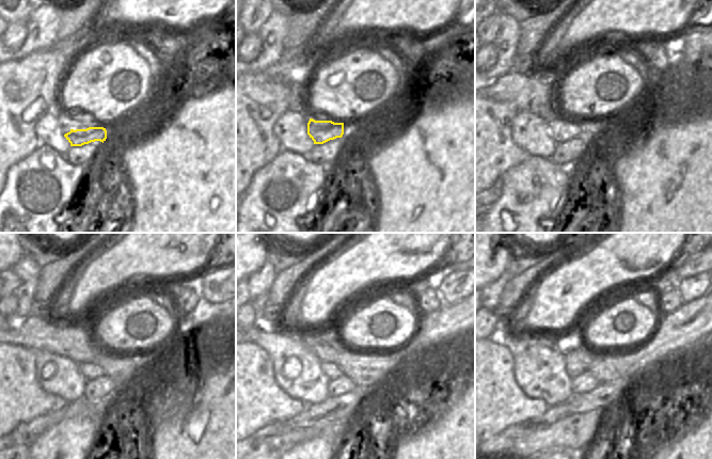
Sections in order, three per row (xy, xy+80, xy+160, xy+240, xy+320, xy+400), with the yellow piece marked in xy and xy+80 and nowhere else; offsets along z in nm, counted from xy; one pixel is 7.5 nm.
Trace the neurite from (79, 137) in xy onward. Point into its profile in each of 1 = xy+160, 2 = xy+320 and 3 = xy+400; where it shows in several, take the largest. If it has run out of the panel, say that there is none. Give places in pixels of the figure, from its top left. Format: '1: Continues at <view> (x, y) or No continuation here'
1: Continues at xy+160 (559, 131)
2: Continues at xy+320 (330, 370)
3: Continues at xy+400 (578, 361)

